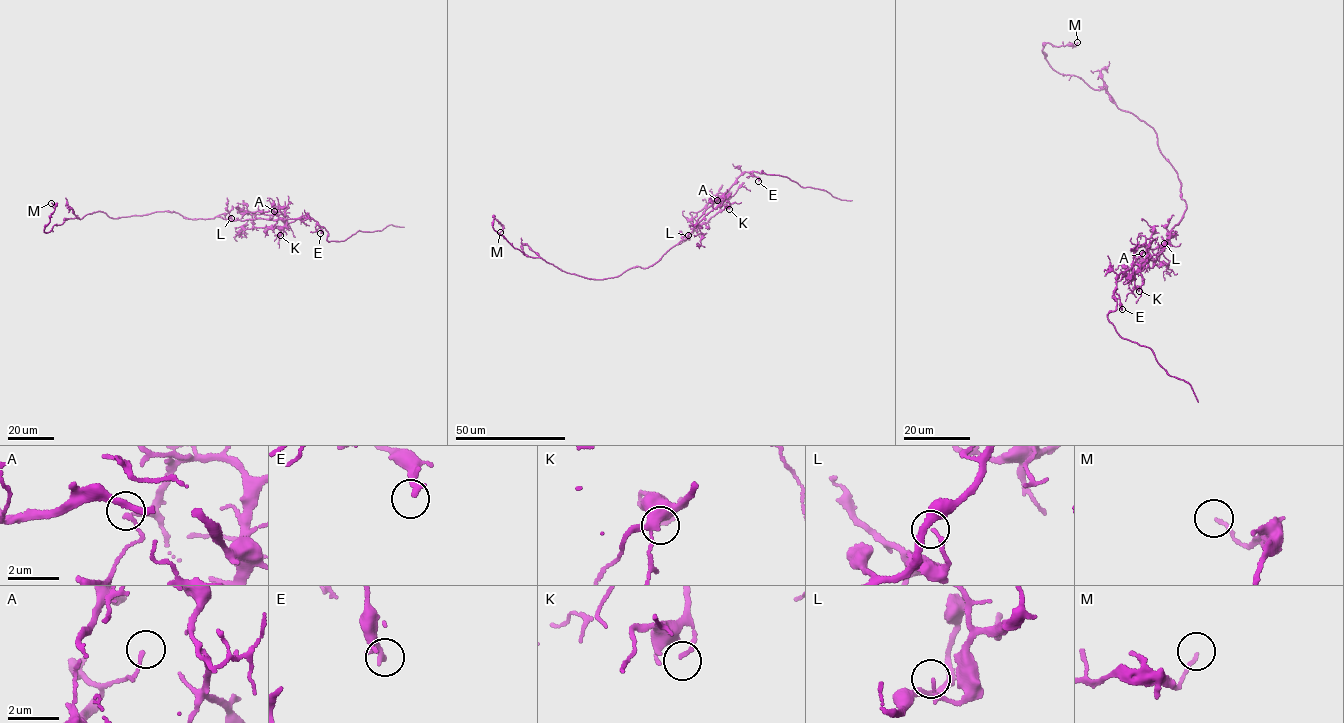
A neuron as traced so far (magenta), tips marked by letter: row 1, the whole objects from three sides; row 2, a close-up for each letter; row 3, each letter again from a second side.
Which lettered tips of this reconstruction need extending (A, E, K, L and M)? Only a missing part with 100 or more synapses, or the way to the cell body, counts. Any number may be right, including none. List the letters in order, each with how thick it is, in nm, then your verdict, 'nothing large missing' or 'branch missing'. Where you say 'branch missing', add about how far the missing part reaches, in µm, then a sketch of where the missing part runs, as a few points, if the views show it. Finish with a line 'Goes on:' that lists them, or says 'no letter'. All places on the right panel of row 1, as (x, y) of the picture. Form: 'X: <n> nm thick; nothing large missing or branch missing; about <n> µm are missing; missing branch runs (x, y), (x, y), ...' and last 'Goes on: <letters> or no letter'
A: 130 nm thick; nothing large missing
E: 240 nm thick; nothing large missing
K: 120 nm thick; nothing large missing
L: 150 nm thick; nothing large missing
M: 120 nm thick; nothing large missing
Goes on: no letter

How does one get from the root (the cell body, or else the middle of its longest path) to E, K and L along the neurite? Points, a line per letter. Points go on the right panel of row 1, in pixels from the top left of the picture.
E: (1175, 225), (1165, 244), (1143, 252), (1133, 268), (1118, 276), (1115, 289), (1122, 309)
K: (1175, 225), (1165, 244), (1143, 252), (1134, 262), (1131, 277), (1139, 291)
L: (1175, 225), (1167, 239), (1167, 245), (1164, 243)

